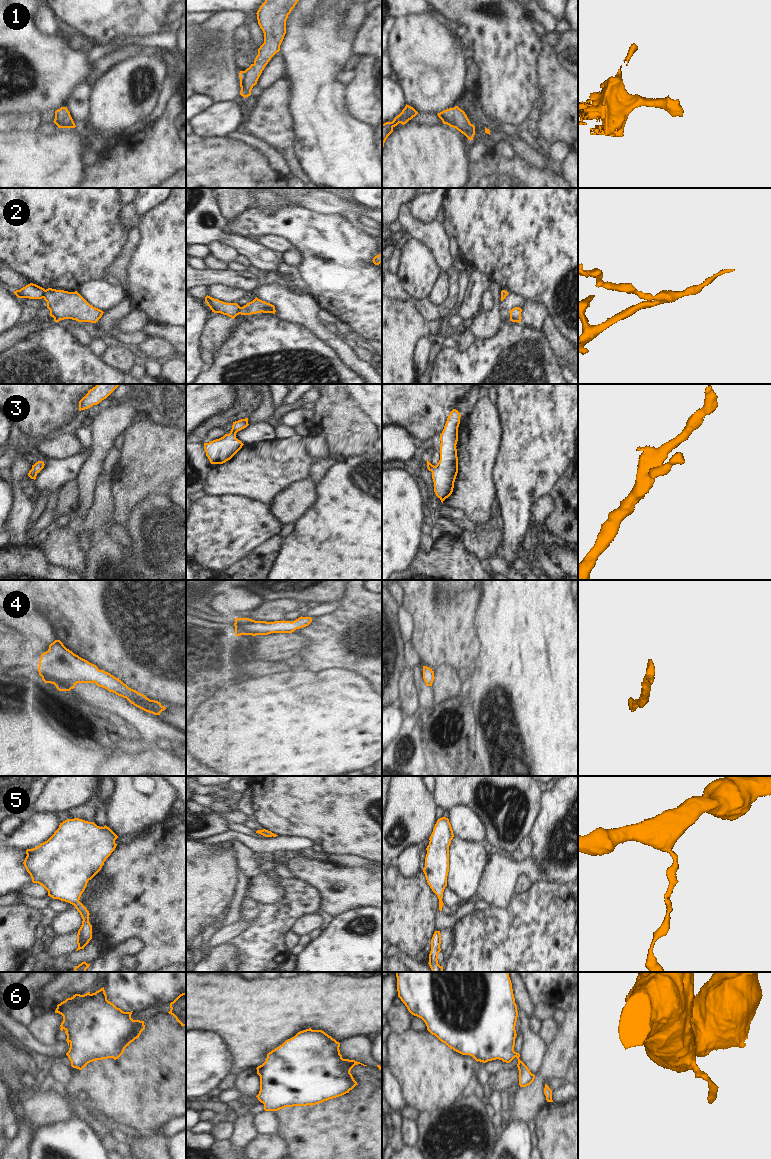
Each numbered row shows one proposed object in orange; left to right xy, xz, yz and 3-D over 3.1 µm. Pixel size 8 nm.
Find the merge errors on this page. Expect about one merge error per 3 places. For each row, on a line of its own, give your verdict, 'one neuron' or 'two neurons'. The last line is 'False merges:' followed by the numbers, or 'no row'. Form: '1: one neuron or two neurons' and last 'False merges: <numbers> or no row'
1: one neuron
2: two neurons
3: one neuron
4: one neuron
5: one neuron
6: one neuron
False merges: 2

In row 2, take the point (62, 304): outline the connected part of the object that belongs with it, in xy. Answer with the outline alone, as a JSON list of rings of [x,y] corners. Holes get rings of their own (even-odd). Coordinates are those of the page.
[[[48,288],[43,298],[55,322],[72,319],[78,322],[96,323],[104,313],[90,305],[77,291],[68,292]]]

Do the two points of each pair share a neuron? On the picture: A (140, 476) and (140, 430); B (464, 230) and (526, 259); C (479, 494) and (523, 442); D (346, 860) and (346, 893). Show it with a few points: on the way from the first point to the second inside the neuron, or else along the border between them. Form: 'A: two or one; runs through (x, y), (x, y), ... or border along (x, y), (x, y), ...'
A: one; runs through (140, 465), (140, 441)
B: one; runs through (479, 230), (497, 230), (511, 244)
C: two; border along (498, 453), (498, 458), (494, 465), (496, 497)
D: two; border along (325, 860), (343, 866), (361, 866), (363, 868)

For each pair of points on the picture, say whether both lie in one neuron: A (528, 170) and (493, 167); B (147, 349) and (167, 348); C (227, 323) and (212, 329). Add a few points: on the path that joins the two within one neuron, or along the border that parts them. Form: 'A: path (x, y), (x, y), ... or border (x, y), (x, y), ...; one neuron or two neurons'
A: path (519, 170), (502, 170); one neuron
B: path (152, 349), (162, 349); one neuron
C: path (223, 324), (216, 329); one neuron

